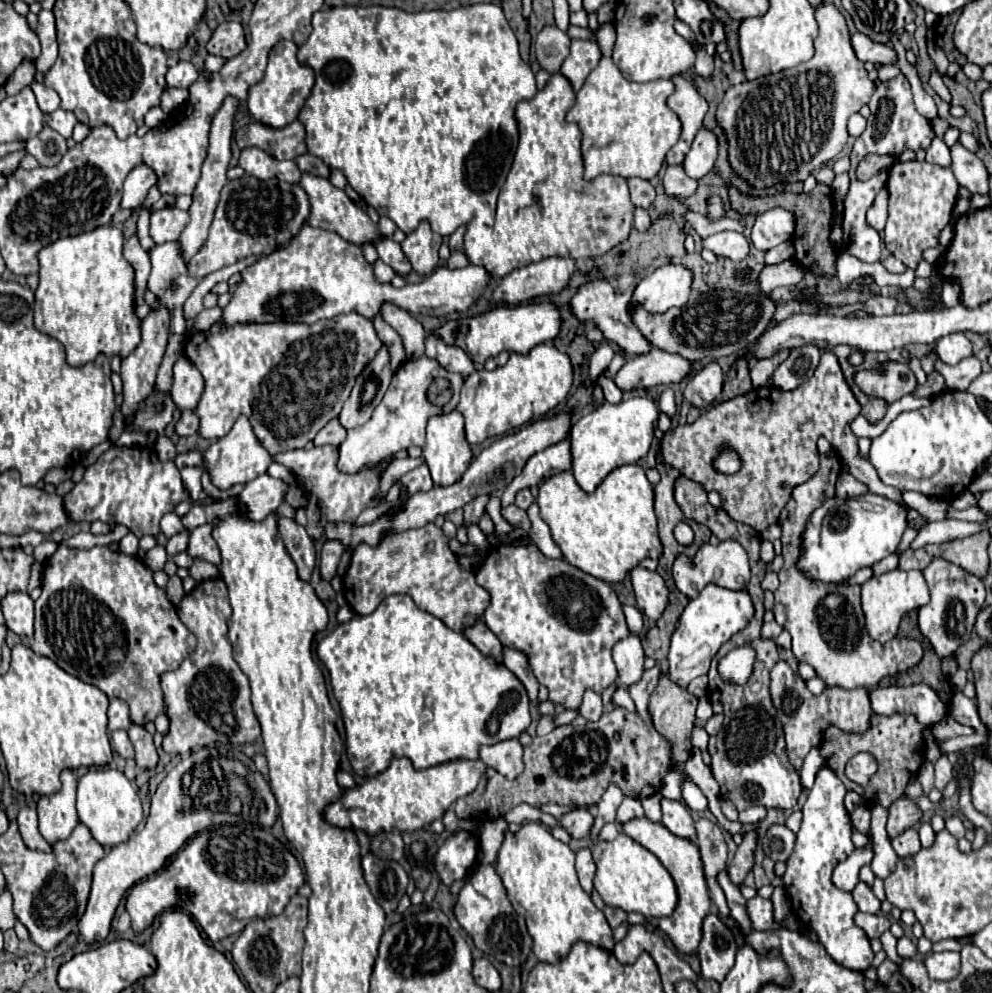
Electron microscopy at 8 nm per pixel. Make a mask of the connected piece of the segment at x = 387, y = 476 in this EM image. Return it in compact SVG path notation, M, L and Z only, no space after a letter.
M410 457L394 459L381 477L379 492L374 499L379 502L384 501L395 480L400 479L402 476L418 467L423 462L422 457L416 459Z

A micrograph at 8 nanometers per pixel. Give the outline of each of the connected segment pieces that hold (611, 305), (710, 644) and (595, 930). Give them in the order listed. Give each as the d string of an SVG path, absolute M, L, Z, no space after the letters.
M596 278L596 280L588 280L584 282L576 294L570 298L570 310L572 314L584 322L584 324L594 324L606 340L616 342L620 348L624 348L630 356L640 356L646 354L650 350L650 344L646 342L646 338L642 338L642 334L638 332L638 328L634 328L630 316L628 316L628 300L631 299L637 284L632 284L629 289L622 293L614 290L614 286L604 280L604 278Z
M708 584L698 598L690 600L686 610L682 612L678 620L678 628L672 634L672 644L670 644L670 680L674 680L678 686L688 686L690 680L708 674L710 662L720 650L724 642L728 642L736 632L740 632L752 618L754 608L750 602L750 596L746 590L728 590L716 584Z
M528 822L516 834L506 834L500 852L496 872L502 878L508 898L526 918L530 936L534 938L534 954L542 962L556 964L578 940L612 950L612 928L606 916L594 906L590 896L582 890L574 870L574 852L568 844L556 840L542 824Z

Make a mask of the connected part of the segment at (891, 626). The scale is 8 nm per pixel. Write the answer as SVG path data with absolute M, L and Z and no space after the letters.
M890 570L880 576L872 576L862 584L862 612L866 618L868 634L878 642L888 642L898 634L898 624L904 614L924 606L930 600L928 586L920 570Z

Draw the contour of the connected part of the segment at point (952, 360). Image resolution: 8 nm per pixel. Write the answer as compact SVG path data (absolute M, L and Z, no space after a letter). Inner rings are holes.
M962 332L948 334L936 342L936 352L944 364L954 366L960 360L972 356L972 342Z

